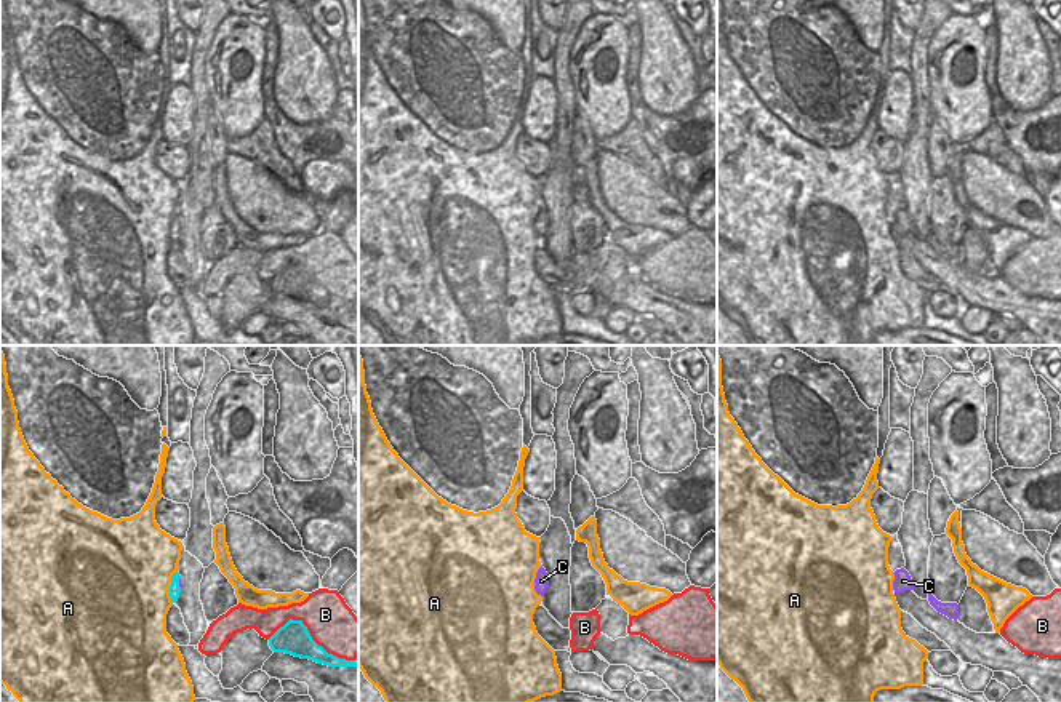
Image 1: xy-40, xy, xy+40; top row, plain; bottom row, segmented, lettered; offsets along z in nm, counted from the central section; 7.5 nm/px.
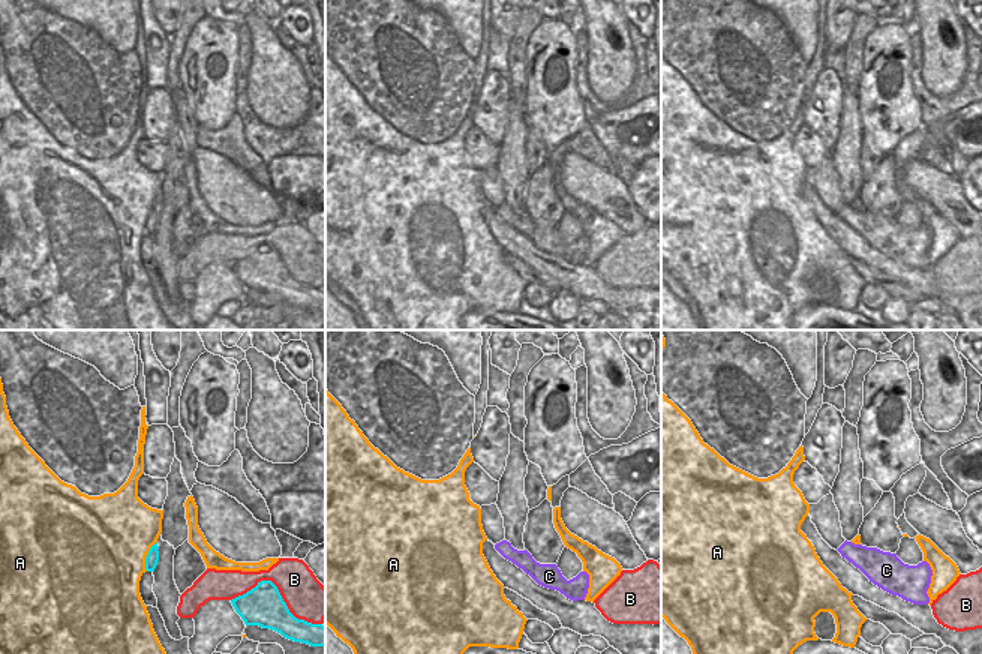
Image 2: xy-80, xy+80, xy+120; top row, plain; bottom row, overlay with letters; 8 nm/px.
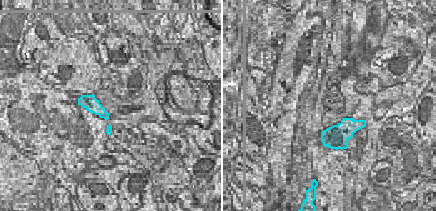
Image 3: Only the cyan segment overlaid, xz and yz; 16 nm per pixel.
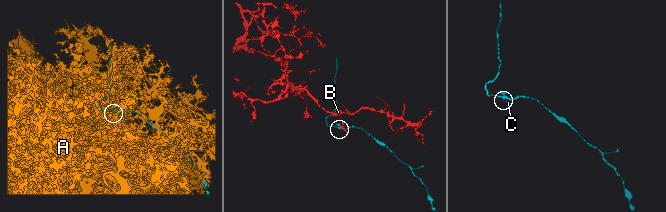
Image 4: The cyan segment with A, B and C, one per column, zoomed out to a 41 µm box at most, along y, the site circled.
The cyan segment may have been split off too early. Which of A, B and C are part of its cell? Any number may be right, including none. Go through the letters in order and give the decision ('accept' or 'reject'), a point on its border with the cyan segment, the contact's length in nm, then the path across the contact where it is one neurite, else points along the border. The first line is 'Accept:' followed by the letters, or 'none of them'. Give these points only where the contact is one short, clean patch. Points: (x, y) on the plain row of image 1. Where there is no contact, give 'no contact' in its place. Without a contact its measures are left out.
Accept: C
A: reject | xy-40 (170, 227) | 260 nm
B: reject | xy-40 (309, 277) | 700 nm
C: accept | xy-40 (178, 224) | 80 nm | across xy-40 (175, 231), (178, 224), (180, 221)

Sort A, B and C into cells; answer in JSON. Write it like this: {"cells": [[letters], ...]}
{"cells": [["A"], ["B"], ["C"]]}

